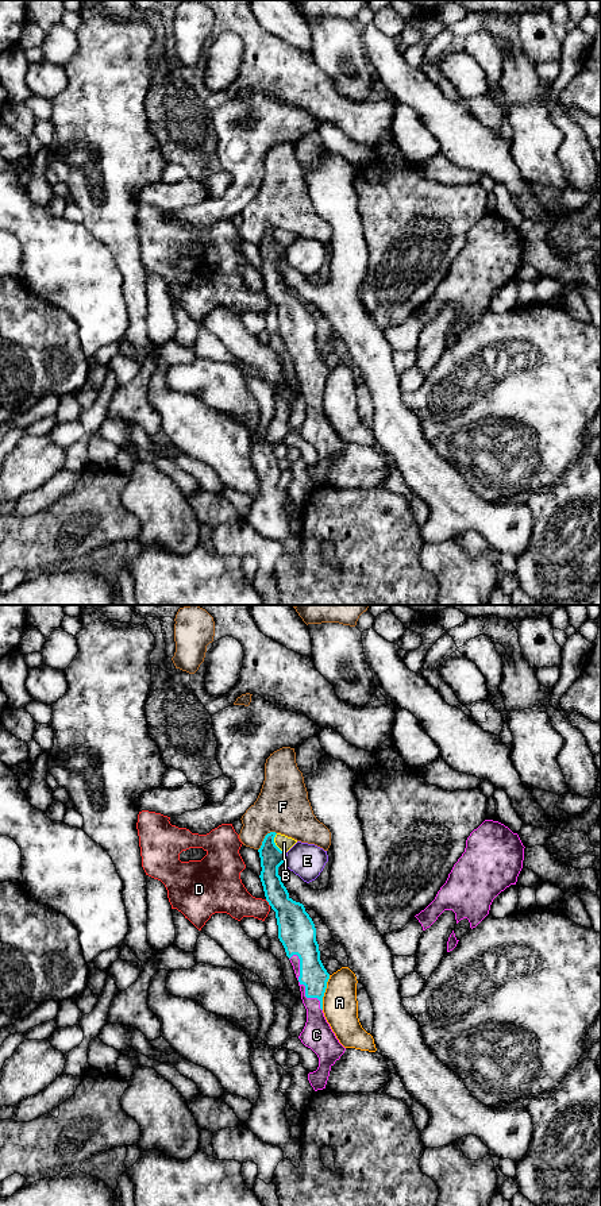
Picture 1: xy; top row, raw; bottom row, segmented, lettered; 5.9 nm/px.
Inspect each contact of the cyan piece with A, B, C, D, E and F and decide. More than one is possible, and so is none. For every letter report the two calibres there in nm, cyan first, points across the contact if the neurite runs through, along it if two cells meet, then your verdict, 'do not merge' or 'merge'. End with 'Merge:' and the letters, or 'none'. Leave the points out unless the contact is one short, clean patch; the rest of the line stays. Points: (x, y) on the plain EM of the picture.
A: calibres 160 and 200 nm; border xy (330, 370), (326, 378), (322, 404); do not merge
B: calibres 140 and 90 nm; border xy (276, 228), (274, 238), (285, 247); do not merge
C: calibres 160 and 130 nm; way xy (303, 338), (304, 380), (316, 419); merge
D: calibres 220 and 220 nm; do not merge
E: calibres 140 and 200 nm; border xy (286, 247), (284, 257); do not merge
F: calibres 140 and 320 nm; do not merge
Merge: C

